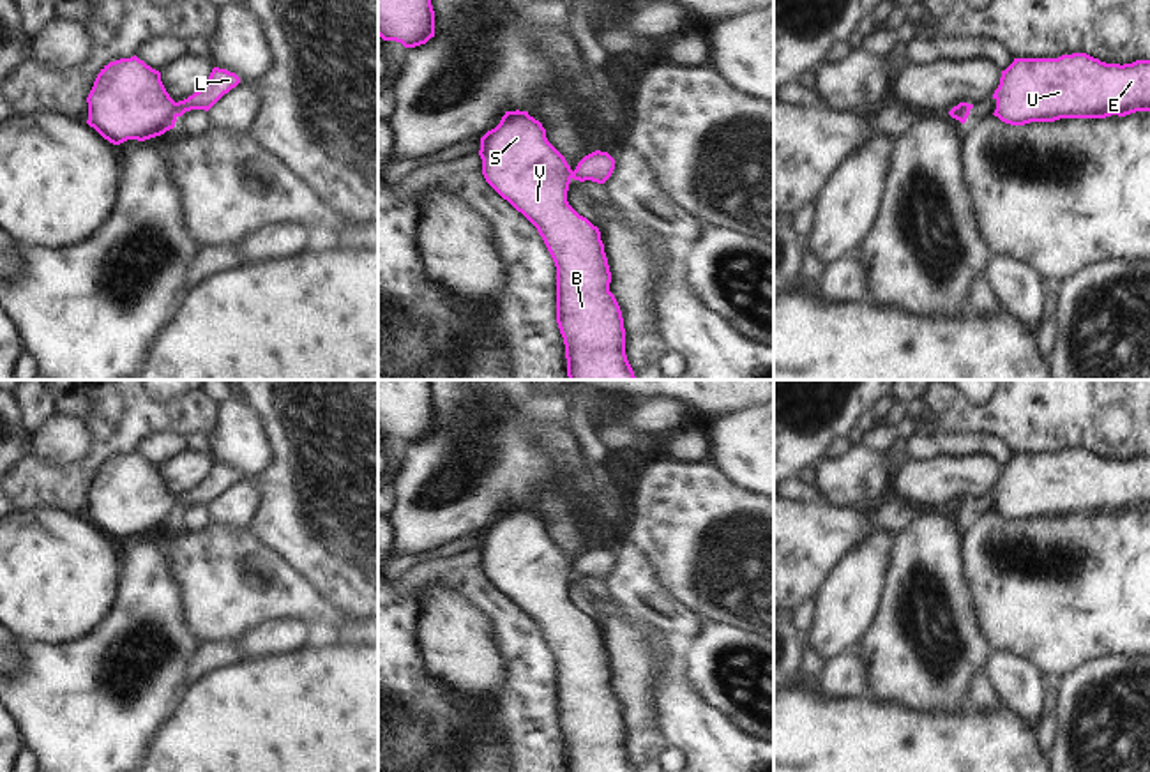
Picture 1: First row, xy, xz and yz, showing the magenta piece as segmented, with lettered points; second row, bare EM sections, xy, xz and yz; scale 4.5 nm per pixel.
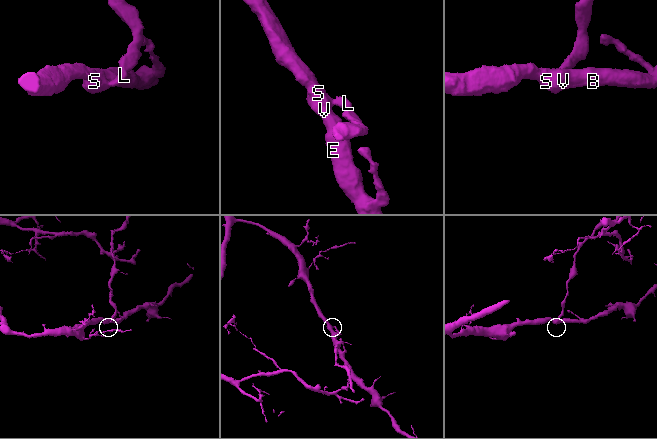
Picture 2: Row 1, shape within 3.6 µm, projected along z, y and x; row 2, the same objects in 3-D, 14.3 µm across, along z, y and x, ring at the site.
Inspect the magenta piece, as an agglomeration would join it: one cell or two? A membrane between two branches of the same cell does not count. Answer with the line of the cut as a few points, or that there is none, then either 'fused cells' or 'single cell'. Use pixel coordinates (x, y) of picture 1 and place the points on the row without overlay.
cut xy (174, 499), (177, 511); fused cells

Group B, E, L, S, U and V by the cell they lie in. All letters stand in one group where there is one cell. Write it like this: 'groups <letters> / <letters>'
groups B E S U V / L

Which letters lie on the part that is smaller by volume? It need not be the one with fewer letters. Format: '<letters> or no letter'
L

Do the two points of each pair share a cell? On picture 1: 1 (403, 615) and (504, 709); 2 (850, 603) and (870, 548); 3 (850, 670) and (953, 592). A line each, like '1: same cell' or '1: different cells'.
1: same cell
2: same cell
3: different cells

